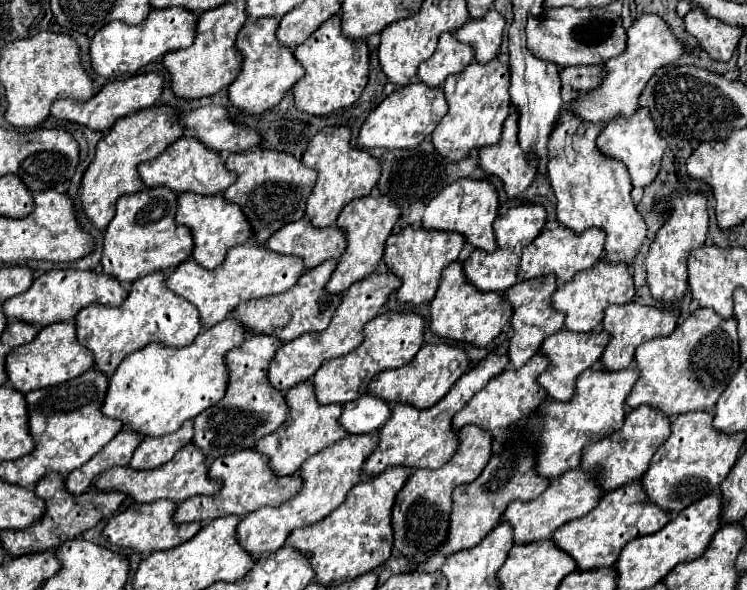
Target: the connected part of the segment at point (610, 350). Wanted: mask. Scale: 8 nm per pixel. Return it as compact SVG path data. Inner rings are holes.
M627 302L627 304L619 304L619 306L609 306L605 310L605 318L603 318L603 330L607 330L613 338L605 348L605 354L601 358L603 368L605 370L623 370L629 368L633 358L635 358L635 350L639 344L655 338L655 336L663 336L663 334L671 334L677 326L677 318L679 312L677 310L665 310L663 306L645 306L639 302Z

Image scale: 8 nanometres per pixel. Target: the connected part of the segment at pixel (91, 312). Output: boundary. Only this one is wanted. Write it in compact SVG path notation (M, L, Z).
M157 270L155 274L135 280L127 300L121 306L109 308L103 304L91 304L75 316L77 338L95 354L97 370L113 374L127 354L141 350L151 342L163 342L167 346L181 348L197 338L197 334L203 330L203 324L199 322L199 310L195 310L195 306L191 306L191 302L185 298L171 294L171 290L165 288L165 280L167 274Z

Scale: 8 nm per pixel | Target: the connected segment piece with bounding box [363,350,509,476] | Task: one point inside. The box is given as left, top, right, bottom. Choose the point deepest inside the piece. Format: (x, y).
(416, 438)

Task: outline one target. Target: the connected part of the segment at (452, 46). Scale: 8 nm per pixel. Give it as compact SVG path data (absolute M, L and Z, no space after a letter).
M445 32L439 38L439 46L435 54L419 64L417 76L421 82L429 86L443 86L445 78L451 74L457 74L473 60L471 46L459 42L451 32Z

